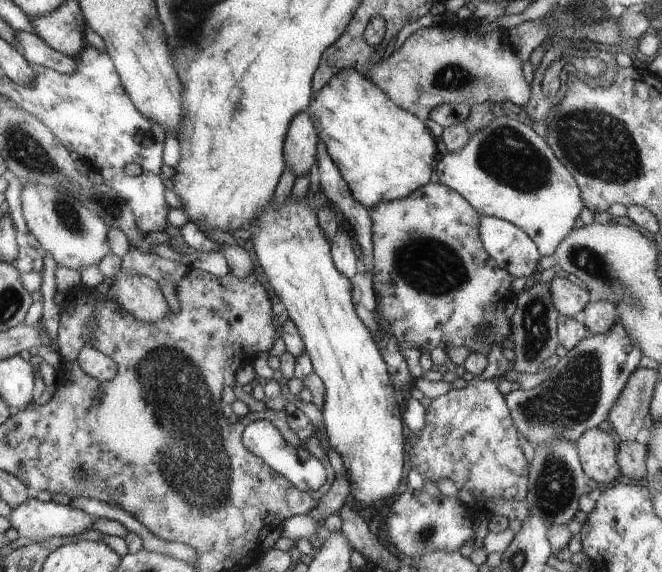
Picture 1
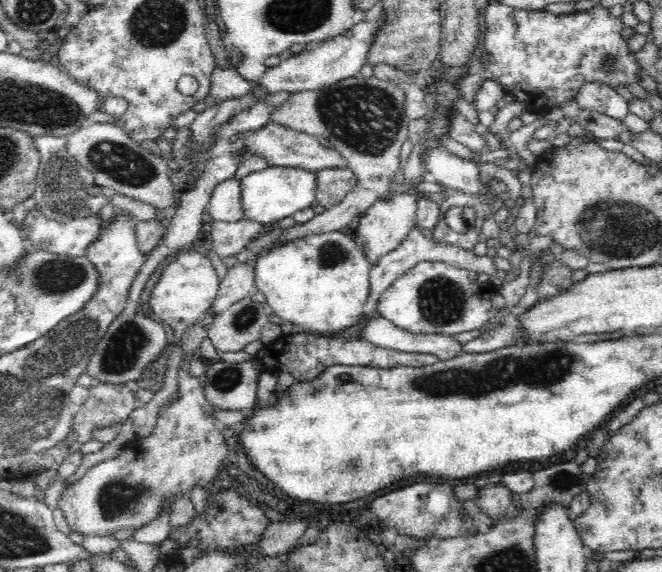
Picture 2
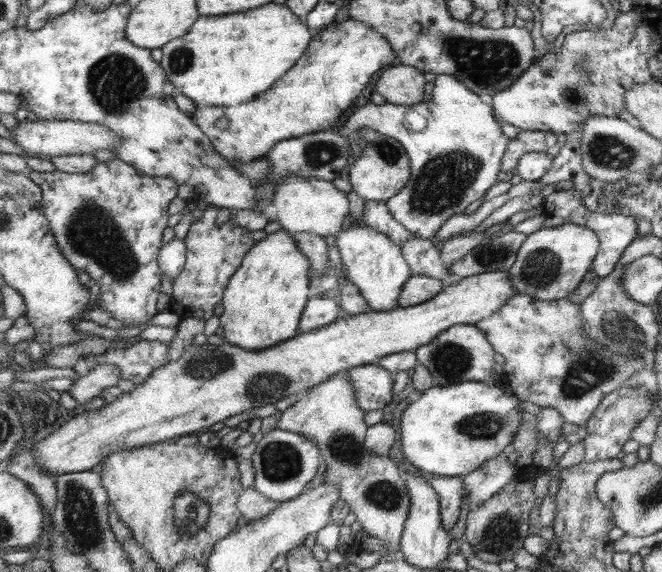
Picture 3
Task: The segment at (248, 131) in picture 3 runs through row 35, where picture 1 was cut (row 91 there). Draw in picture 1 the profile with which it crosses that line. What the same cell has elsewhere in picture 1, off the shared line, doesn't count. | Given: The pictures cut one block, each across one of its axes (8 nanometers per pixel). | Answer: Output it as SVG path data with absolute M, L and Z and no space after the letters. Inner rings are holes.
M354 68L340 70L323 89L314 90L314 97L308 106L308 116L315 123L319 140L324 142L326 152L338 166L344 182L351 187L356 202L368 209L380 202L406 198L420 189L422 184L430 183L438 152L432 132L424 126L419 116L404 110L393 99L388 98L362 71Z

